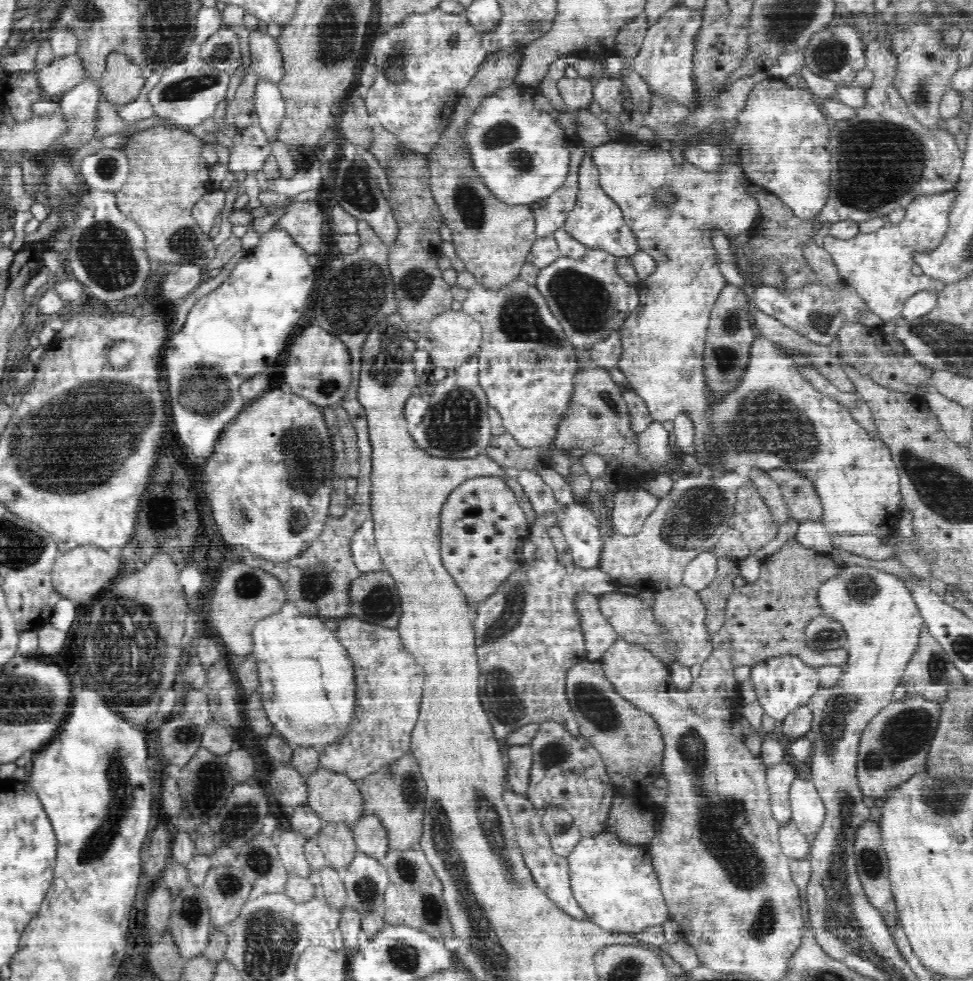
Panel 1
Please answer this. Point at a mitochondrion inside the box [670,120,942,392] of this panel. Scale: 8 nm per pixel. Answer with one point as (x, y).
(821, 321)

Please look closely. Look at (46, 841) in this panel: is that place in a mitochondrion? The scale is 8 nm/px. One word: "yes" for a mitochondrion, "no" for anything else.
no

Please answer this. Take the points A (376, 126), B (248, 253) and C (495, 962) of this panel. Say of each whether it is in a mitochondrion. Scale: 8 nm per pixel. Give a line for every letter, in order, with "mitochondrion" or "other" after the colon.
A: other
B: other
C: mitochondrion

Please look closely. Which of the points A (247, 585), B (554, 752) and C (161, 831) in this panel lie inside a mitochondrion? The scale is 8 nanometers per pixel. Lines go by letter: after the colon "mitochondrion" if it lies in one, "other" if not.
A: mitochondrion
B: mitochondrion
C: other

